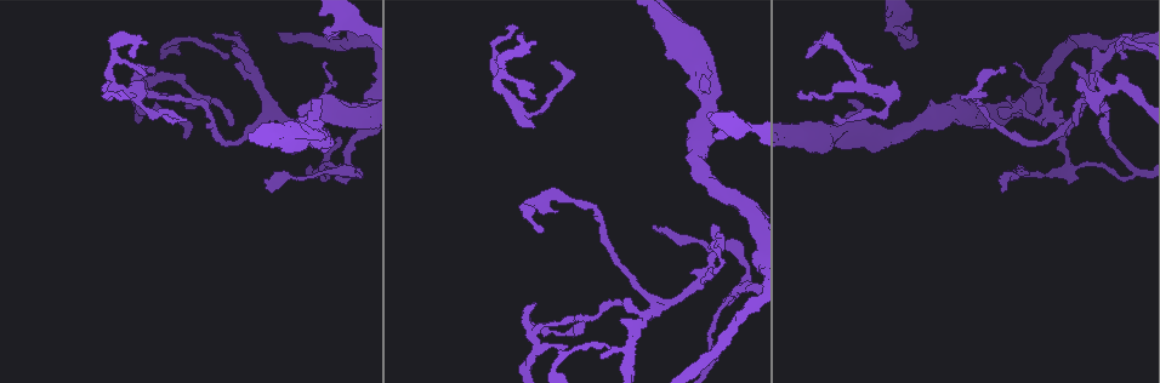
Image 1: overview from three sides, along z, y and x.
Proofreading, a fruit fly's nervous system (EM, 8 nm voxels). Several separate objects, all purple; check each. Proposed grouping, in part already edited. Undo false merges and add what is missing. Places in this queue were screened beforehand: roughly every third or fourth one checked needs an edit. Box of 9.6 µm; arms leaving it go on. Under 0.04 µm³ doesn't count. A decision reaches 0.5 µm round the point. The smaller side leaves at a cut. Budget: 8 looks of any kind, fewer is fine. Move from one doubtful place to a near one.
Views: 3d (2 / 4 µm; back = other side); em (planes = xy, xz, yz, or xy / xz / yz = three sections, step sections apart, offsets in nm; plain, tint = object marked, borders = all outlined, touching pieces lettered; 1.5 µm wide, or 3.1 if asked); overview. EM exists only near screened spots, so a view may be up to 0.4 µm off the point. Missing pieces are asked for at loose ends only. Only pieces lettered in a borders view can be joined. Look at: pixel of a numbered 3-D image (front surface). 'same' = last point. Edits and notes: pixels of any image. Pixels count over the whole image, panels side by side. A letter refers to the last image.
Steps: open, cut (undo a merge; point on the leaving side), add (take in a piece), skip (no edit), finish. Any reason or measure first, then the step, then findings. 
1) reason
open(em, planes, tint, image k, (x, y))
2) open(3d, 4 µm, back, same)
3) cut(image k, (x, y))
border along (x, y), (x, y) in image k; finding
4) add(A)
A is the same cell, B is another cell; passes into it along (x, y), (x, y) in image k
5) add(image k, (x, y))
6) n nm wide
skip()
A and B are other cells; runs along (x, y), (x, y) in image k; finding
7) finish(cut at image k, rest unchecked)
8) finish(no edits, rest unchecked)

branch stops here
open(3d, 4 µm, image 1, (1109, 137))

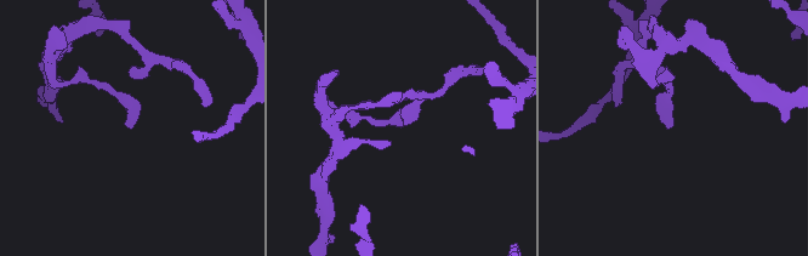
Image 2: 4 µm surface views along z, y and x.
open(em, yz, step 4, borders, image 2, (673, 124))

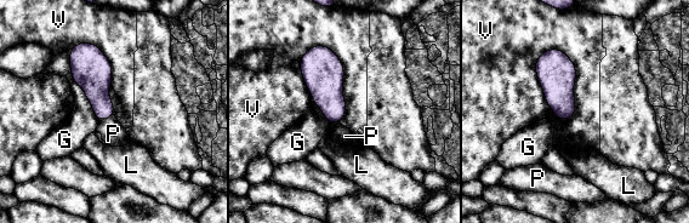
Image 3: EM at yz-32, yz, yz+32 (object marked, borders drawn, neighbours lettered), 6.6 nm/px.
140 nm wide; V touches over 500 nm
skip()
G, L, P and V are other cells; none of them fits

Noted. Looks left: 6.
free end
open(3d, 2 µm, image 1, (718, 134))

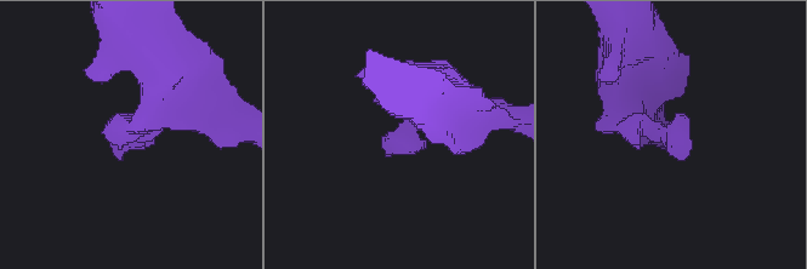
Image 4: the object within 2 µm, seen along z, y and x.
shape alone is not enough
open(em, planes, borders, image 4, (120, 156))

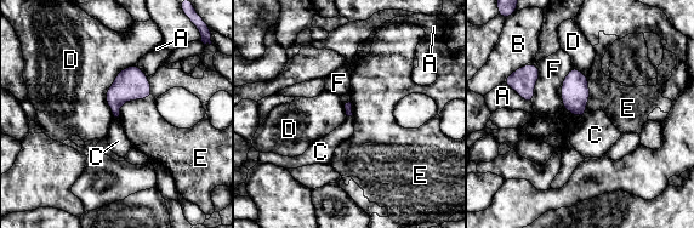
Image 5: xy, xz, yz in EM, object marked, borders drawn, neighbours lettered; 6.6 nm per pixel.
skip()
A, B, C, D, E and F are other cells; border along (586, 113), (581, 119) in image 5; no lettered piece goes on from it

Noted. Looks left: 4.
finish(no edits, rest unchecked)

